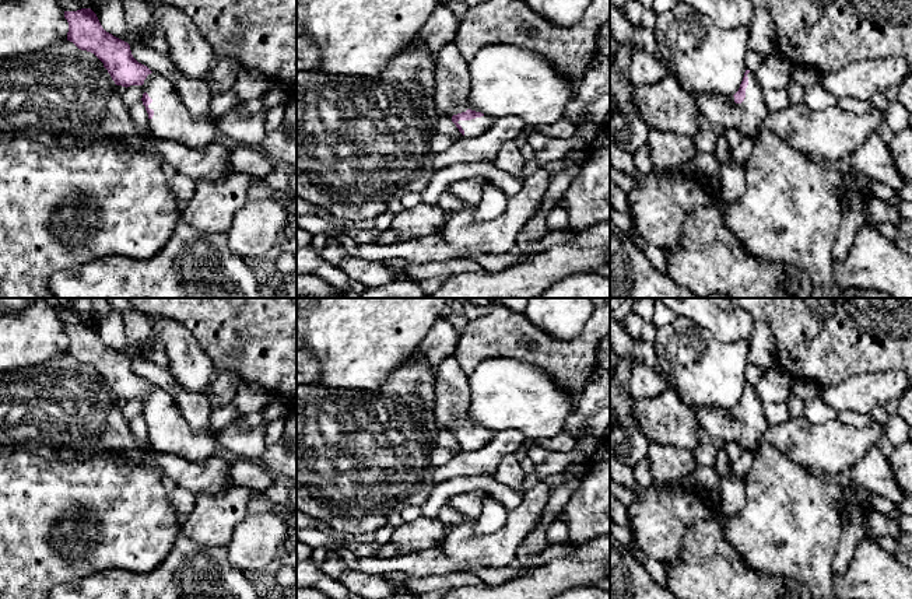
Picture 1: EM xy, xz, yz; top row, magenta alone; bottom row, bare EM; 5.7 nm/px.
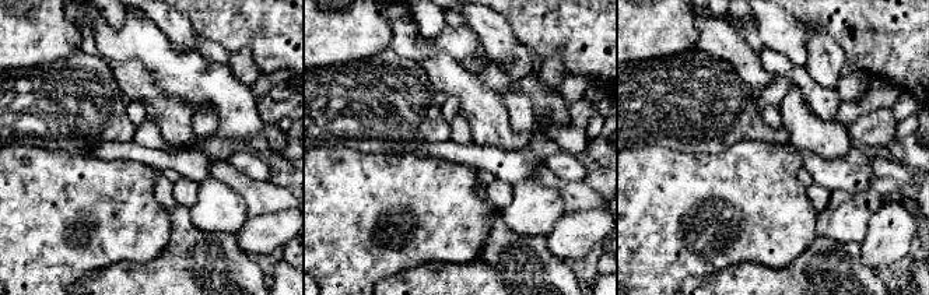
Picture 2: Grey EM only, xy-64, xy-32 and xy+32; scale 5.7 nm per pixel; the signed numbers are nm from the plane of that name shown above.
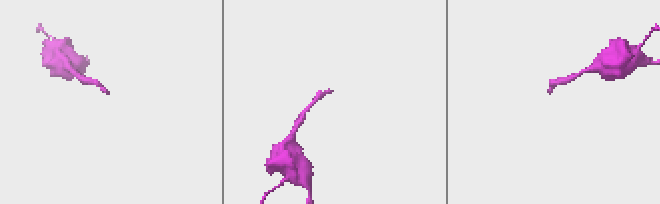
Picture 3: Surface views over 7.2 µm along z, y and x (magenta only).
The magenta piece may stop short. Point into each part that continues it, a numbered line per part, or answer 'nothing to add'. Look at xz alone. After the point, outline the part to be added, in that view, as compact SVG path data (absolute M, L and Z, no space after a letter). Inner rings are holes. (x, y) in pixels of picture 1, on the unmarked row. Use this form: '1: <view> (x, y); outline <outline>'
1: xz (474, 441); outline M484 428L471 434L459 434L457 437L464 444L464 452L477 452L494 439L495 431Z

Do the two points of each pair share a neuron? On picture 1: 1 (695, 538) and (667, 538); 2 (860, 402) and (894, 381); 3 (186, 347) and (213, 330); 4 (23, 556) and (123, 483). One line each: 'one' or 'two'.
1: two
2: one
3: two
4: one

